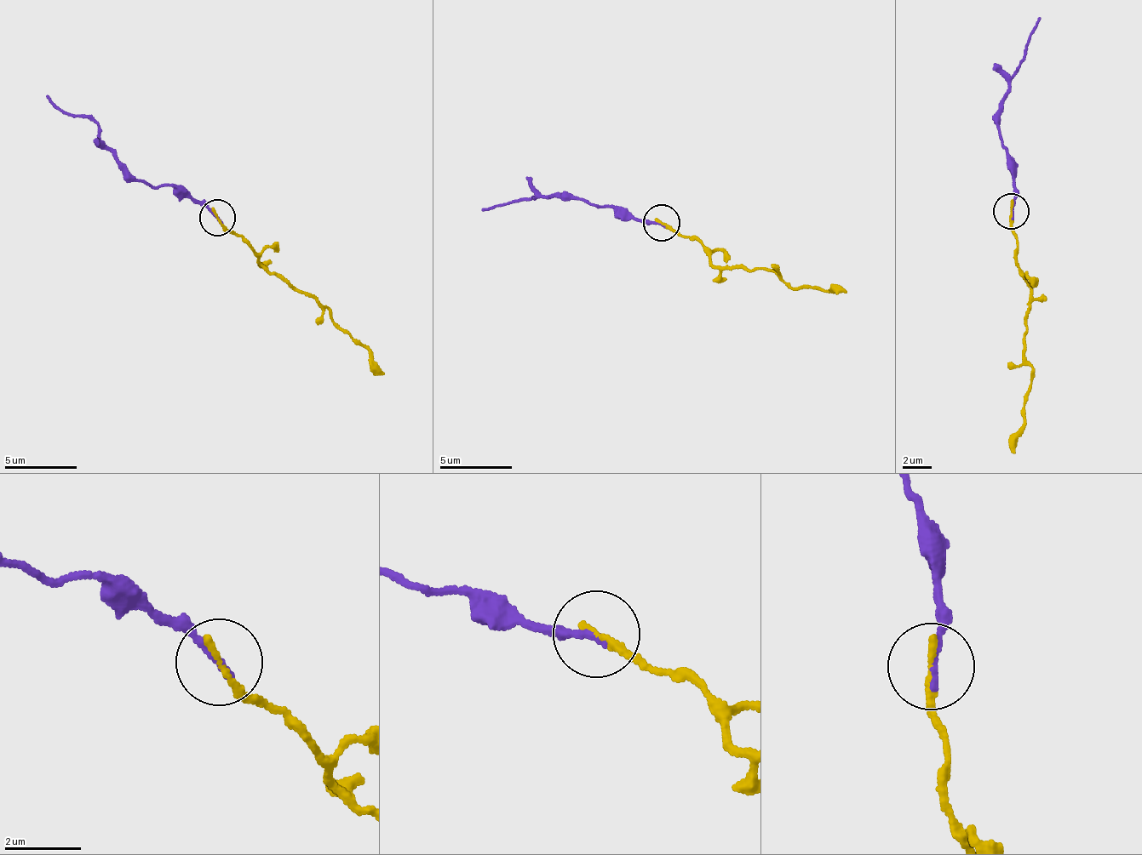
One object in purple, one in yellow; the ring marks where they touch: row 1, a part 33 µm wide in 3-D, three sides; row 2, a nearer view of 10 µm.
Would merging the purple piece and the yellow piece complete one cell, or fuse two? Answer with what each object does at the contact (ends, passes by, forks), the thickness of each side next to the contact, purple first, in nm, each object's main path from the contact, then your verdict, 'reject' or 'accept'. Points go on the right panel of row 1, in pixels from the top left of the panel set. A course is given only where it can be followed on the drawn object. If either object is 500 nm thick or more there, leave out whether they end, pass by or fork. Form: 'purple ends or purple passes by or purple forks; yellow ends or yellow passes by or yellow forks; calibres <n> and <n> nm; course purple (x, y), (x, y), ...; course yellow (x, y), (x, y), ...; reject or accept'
purple ends; yellow ends; calibres 240 and 200 nm; course purple (1010, 210), (1009, 156), (997, 116), (1025, 56), (1029, 33), (1038, 18); course yellow (1010, 210), (1018, 262), (1030, 299), (1024, 336), (1030, 371), (1026, 417), (1010, 453); reject

